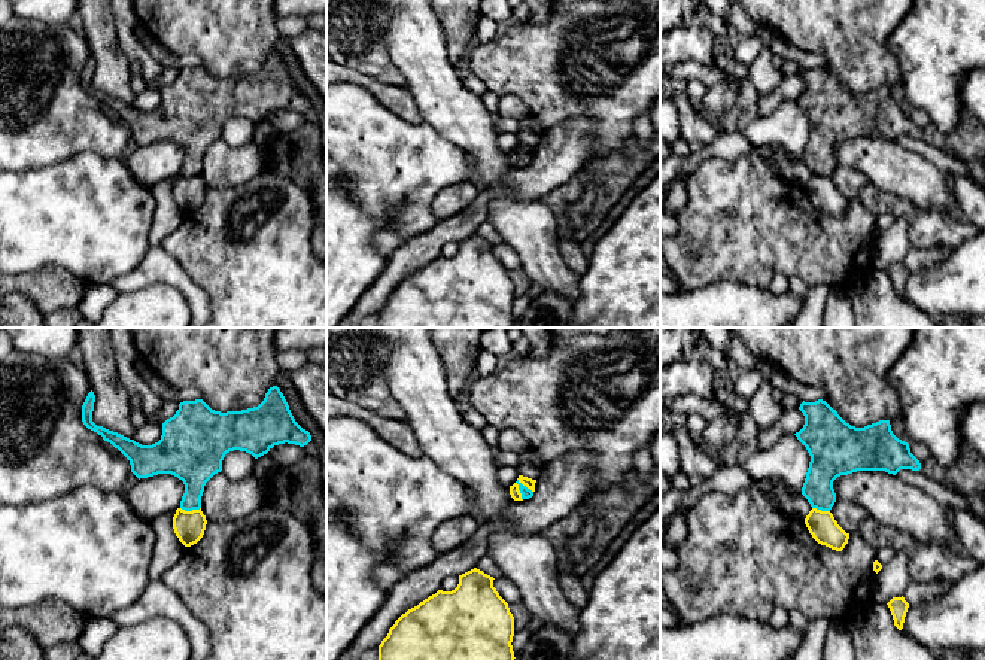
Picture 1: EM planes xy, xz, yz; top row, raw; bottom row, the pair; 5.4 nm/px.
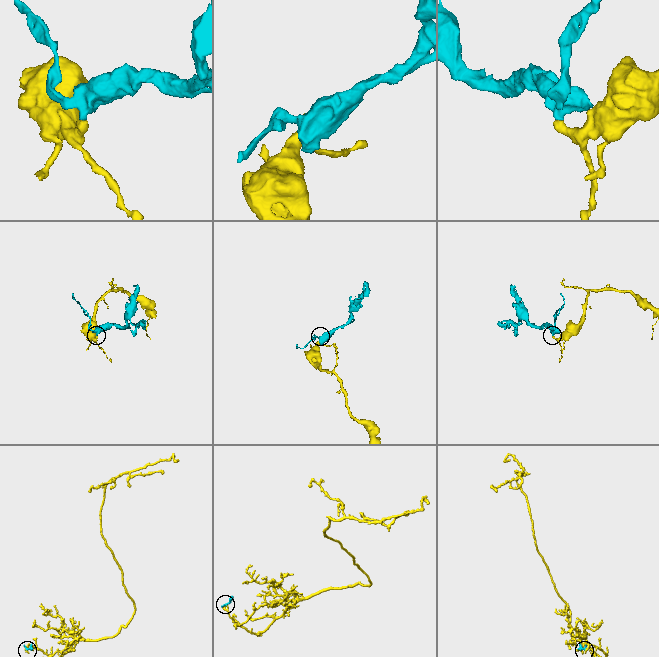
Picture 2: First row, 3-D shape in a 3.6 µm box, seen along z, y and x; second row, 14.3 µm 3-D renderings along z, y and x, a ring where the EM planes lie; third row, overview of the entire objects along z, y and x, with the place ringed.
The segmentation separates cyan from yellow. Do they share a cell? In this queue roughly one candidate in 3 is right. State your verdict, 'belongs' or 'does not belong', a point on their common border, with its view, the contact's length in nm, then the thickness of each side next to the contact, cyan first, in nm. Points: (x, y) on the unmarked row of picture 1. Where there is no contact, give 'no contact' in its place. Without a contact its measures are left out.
does not belong | xz (519, 155) | 120 nm | 60/60 nm

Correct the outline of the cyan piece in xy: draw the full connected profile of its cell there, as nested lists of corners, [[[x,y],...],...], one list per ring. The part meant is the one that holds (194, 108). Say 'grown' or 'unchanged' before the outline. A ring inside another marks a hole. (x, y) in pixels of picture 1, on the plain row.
unchanged; [[[277,52],[268,55],[258,73],[241,77],[221,79],[203,66],[183,67],[176,80],[162,89],[161,106],[152,112],[97,92],[92,88],[94,69],[91,57],[82,72],[83,91],[118,115],[139,146],[158,140],[182,146],[185,159],[180,174],[185,177],[201,174],[204,152],[222,137],[227,119],[240,116],[258,125],[274,112],[304,113],[311,107],[310,98],[295,88]]]

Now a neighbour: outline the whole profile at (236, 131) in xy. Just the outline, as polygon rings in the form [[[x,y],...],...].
[[[234,116],[225,121],[222,127],[222,137],[229,146],[240,147],[252,143],[256,125],[240,116]]]

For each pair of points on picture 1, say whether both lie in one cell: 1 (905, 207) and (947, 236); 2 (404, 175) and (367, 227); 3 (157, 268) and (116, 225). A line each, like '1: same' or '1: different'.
1: same
2: different
3: different

